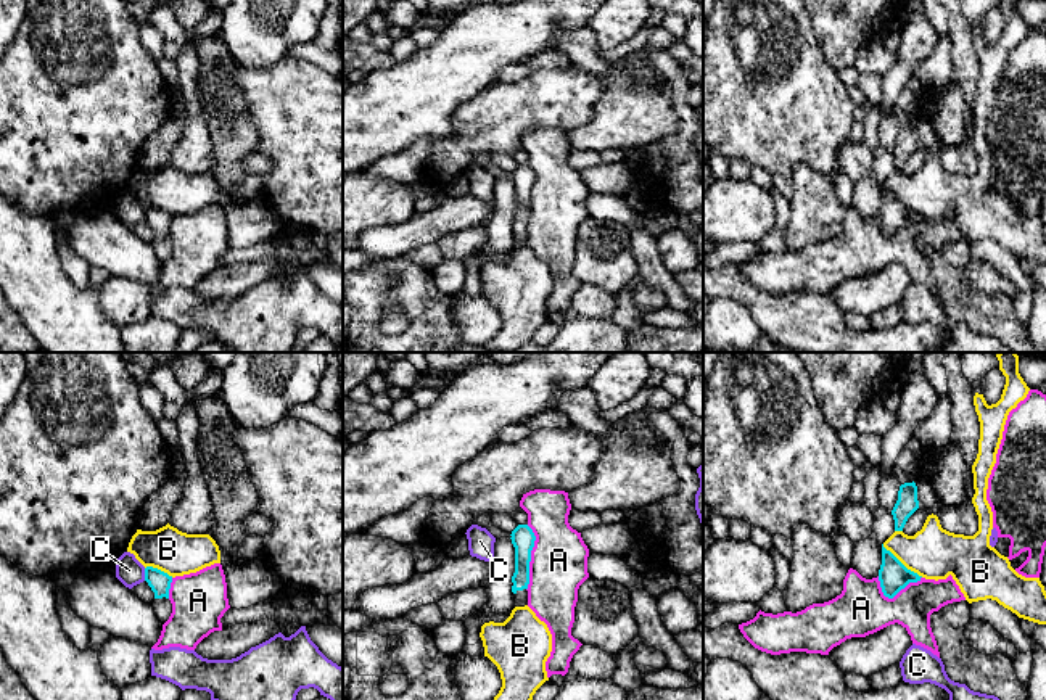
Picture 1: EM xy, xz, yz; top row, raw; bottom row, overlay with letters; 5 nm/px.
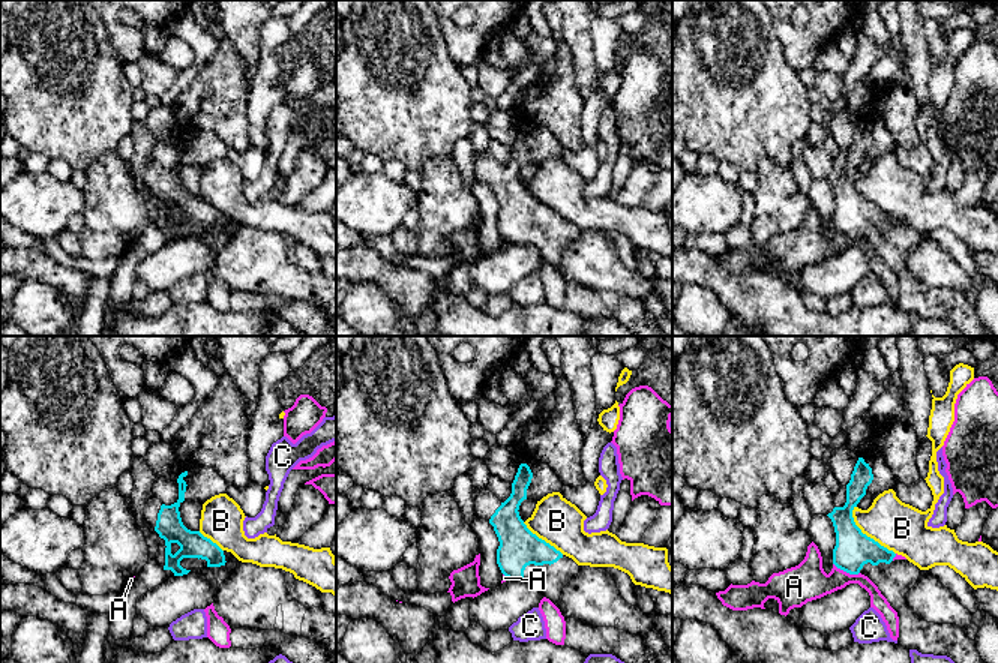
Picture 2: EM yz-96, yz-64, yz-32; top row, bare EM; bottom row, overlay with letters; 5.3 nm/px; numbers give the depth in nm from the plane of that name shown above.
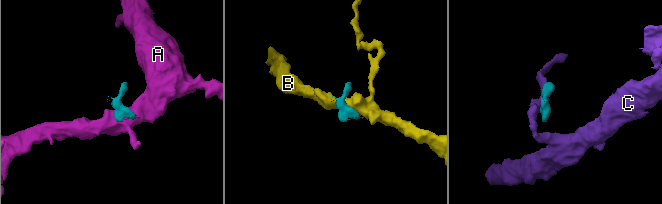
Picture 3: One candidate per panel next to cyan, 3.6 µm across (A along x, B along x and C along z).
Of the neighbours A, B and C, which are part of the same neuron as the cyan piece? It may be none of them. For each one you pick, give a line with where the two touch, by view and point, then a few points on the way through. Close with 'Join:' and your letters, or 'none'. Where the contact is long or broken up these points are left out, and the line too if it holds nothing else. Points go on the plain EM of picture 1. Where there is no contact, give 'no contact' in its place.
Join: none

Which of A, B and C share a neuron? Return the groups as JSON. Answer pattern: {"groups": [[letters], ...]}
{"groups": [["A"], ["B"], ["C"]]}

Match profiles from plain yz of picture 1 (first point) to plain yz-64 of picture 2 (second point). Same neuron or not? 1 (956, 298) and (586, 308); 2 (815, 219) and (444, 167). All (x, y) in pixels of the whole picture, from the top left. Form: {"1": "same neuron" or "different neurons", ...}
{"1": "same neuron", "2": "same neuron"}

